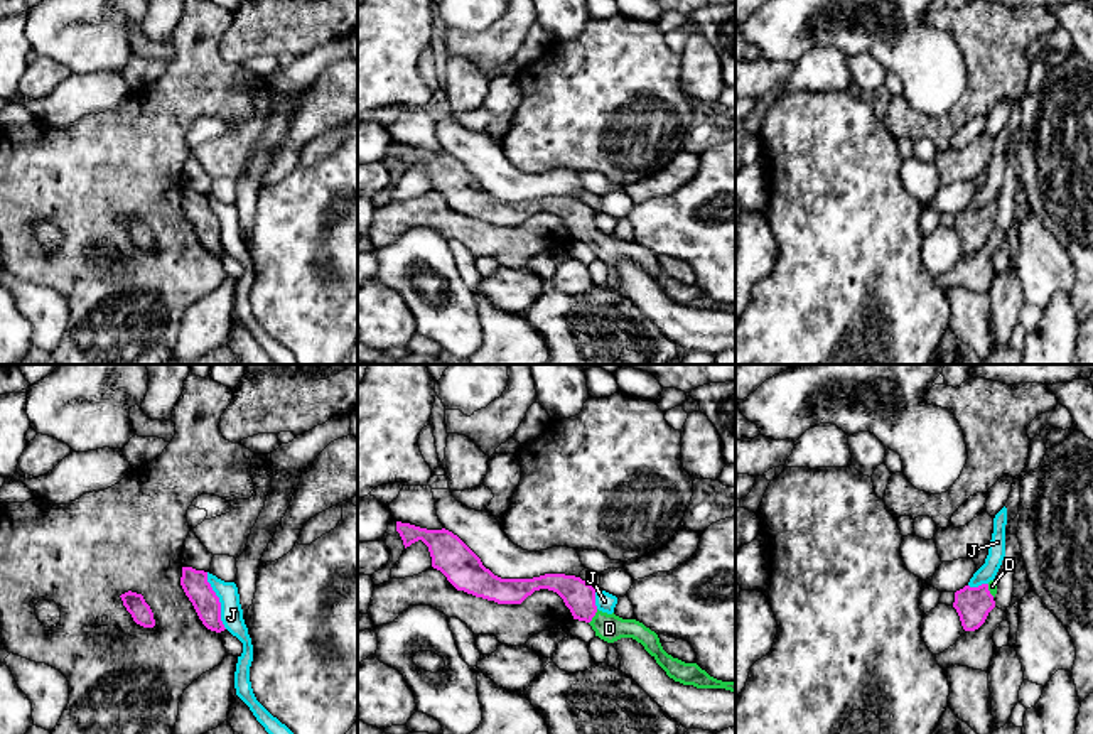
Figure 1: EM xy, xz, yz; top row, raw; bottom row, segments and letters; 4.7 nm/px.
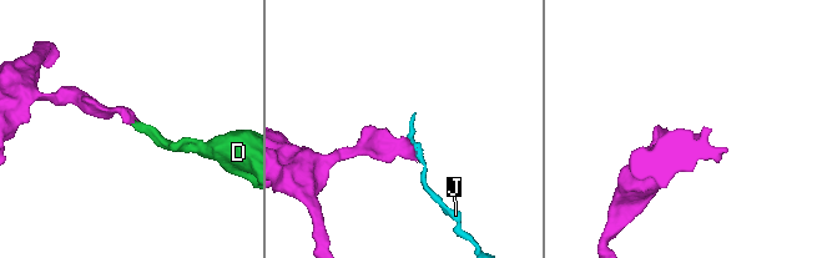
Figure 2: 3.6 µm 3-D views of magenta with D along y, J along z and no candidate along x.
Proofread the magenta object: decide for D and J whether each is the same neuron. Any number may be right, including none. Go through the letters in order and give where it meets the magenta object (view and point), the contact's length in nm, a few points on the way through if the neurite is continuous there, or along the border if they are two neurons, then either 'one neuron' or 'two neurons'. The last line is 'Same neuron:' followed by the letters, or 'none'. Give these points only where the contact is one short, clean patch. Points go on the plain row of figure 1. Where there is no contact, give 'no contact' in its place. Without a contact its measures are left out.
D: contact xz (594, 237); length 80 nm; way xz (579, 218), (594, 237), (609, 250); one neuron
J: contact xy (218, 223); length 280 nm; border xy (206, 194), (206, 203), (220, 225), (220, 242), (226, 250); two neurons
Same neuron: D

